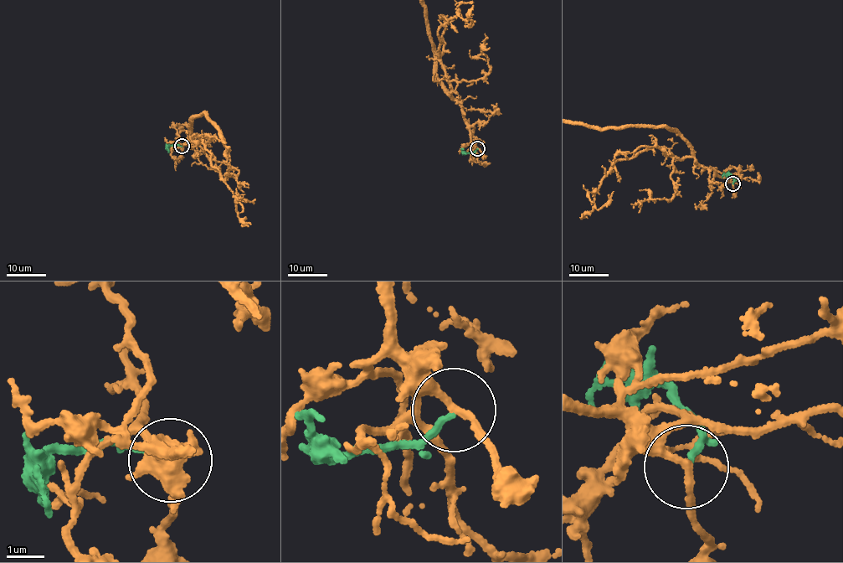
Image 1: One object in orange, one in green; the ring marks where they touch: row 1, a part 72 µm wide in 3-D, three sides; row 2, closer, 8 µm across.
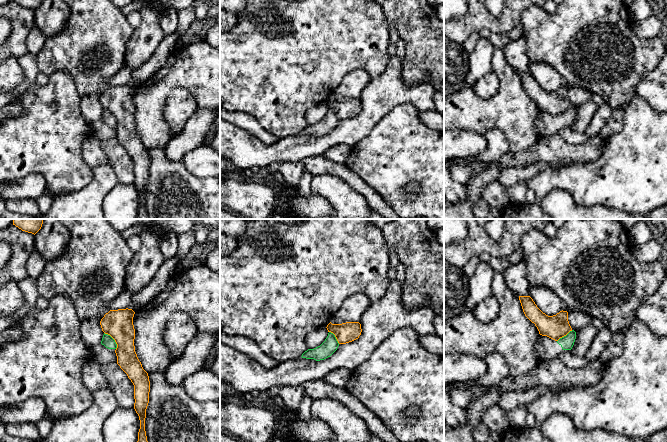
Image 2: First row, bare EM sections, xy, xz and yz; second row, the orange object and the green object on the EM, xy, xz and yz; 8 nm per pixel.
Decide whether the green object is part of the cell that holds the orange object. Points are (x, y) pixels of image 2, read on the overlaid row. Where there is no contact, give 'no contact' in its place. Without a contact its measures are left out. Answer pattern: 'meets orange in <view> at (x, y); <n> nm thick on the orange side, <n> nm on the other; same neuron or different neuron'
meets orange in xy at (113, 338); 220 nm thick on the orange side, 90 nm on the other; different neuron

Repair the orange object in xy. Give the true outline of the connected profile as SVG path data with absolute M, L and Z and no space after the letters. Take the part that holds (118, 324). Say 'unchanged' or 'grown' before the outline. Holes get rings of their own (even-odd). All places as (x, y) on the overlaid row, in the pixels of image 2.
unchanged | M132 309L110 310L100 321L102 331L116 342L117 364L134 385L134 409L139 416L140 429L137 442L148 442L145 431L146 409L149 403L150 381L135 352L135 329Z

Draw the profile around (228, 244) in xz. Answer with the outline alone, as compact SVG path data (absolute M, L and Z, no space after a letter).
M220 232L220 254L229 255L236 250L238 241Z

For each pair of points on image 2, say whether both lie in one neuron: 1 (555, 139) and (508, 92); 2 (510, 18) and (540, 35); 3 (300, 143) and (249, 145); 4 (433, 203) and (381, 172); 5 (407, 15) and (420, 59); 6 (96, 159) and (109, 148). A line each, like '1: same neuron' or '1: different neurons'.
1: different neurons
2: different neurons
3: same neuron
4: same neuron
5: same neuron
6: different neurons

